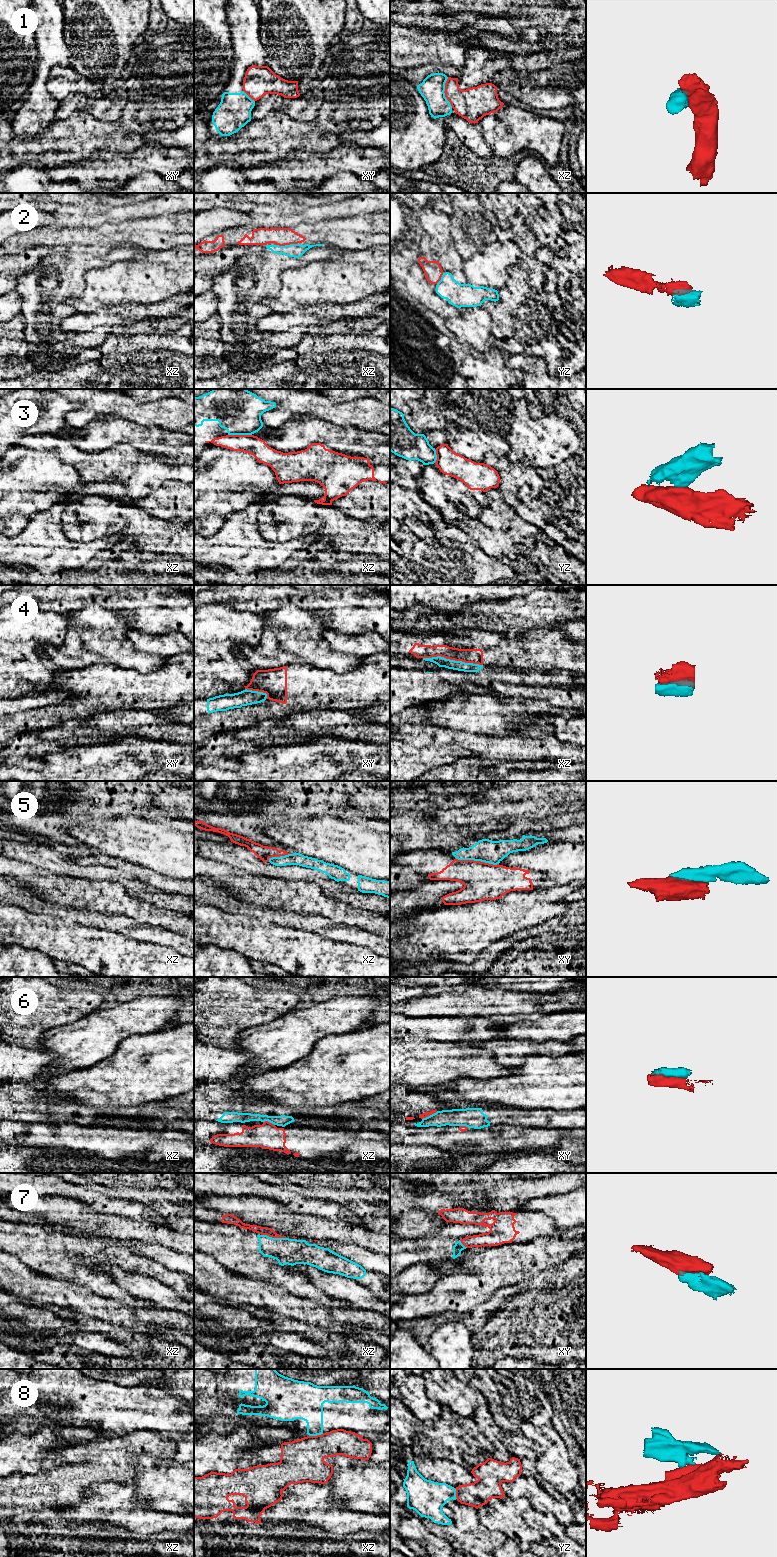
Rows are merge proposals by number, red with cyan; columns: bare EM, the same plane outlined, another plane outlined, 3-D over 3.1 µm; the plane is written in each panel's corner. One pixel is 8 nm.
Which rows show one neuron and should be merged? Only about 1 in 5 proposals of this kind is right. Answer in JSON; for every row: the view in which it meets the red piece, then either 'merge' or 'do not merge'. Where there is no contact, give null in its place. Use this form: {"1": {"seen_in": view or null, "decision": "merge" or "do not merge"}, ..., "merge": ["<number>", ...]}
{"1": {"seen_in": "xz", "decision": "do not merge"}, "2": {"seen_in": "xz", "decision": "do not merge"}, "3": {"seen_in": "xz", "decision": "do not merge"}, "4": {"seen_in": "xz", "decision": "do not merge"}, "5": {"seen_in": "xy", "decision": "do not merge"}, "6": {"seen_in": "xy", "decision": "do not merge"}, "7": {"seen_in": "xz", "decision": "do not merge"}, "8": {"seen_in": "xz", "decision": "do not merge"}, "merge": []}

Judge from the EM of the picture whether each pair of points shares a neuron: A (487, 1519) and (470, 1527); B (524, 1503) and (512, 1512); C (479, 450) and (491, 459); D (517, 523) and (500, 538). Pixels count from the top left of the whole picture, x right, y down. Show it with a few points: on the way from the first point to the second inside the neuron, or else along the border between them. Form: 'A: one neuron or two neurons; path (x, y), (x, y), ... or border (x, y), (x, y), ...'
A: two neurons; border (476, 1509), (479, 1522), (483, 1526), (502, 1531)
B: one neuron; path (521, 1504), (515, 1509)
C: two neurons; border (506, 456), (487, 452), (482, 462)
D: two neurons; border (483, 524), (493, 529), (504, 531), (515, 543)

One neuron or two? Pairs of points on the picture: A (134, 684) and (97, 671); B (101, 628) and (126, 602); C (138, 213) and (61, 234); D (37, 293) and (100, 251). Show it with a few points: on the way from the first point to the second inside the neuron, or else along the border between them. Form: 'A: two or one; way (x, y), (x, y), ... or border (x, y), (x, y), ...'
A: one; way (125, 687), (113, 687), (106, 680)
B: two; border (114, 610), (124, 617), (132, 628)
C: two; border (145, 217), (122, 221)
D: two; border (114, 247), (102, 257), (76, 254), (69, 258)

